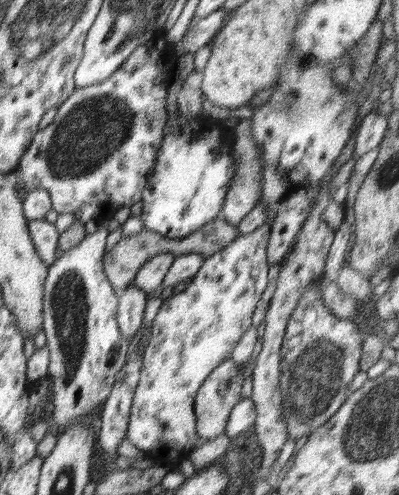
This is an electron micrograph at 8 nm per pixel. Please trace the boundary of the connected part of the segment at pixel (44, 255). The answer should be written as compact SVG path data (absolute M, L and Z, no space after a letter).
M29 219L27 227L36 253L50 266L56 260L60 231L45 219Z

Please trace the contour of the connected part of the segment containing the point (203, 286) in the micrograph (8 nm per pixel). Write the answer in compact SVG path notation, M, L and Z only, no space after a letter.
M264 223L264 225L258 227L251 234L246 234L245 236L239 235L236 240L232 241L230 245L226 246L226 248L216 252L212 256L204 259L202 263L202 267L198 271L198 274L194 279L190 281L190 283L186 286L186 288L176 294L172 295L169 298L166 298L162 301L161 307L153 321L152 327L152 335L150 336L149 343L146 346L146 350L143 354L141 371L140 371L140 380L138 382L138 386L135 389L134 400L131 404L131 413L129 418L129 425L127 426L126 436L128 440L138 450L145 452L147 455L150 454L152 450L159 450L164 448L164 446L168 446L168 448L182 448L182 450L186 450L186 456L189 454L194 448L196 448L196 442L199 438L196 432L196 413L194 410L195 398L198 394L198 389L202 387L202 383L206 381L209 374L220 364L222 364L225 360L231 358L232 350L236 346L240 337L248 328L251 326L251 318L254 310L256 310L256 304L260 300L262 296L262 292L266 286L268 286L268 268L269 264L267 261L267 245L270 237L270 225Z

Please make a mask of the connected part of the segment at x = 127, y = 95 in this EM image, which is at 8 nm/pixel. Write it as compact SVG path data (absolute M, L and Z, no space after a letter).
M154 40L141 44L136 48L136 50L134 50L134 52L132 52L129 58L125 60L123 65L120 66L114 74L111 74L102 82L91 84L86 88L75 88L68 99L63 104L60 104L60 106L57 106L58 114L54 120L52 120L44 130L39 130L34 138L32 138L32 144L26 148L26 152L24 152L20 157L20 160L18 160L18 166L16 166L15 171L12 172L14 175L9 175L14 184L16 183L15 179L18 179L18 185L22 185L22 187L27 190L27 193L40 187L47 190L47 192L50 193L52 209L54 209L59 215L64 213L73 214L76 216L77 220L80 220L80 222L84 224L86 224L86 222L91 218L96 219L99 222L109 222L119 208L122 208L122 206L131 207L133 204L136 204L136 202L141 200L142 191L144 190L145 185L148 184L148 178L150 178L152 168L154 168L155 158L158 156L158 150L162 148L162 140L168 129L166 95L170 84L172 84L172 80L174 80L174 69L176 68L178 56L173 47L173 43L167 42L165 46L166 47L161 50L156 49L156 43Z

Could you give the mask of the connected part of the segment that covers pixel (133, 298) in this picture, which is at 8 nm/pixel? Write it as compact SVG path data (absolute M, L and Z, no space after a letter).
M131 283L118 296L119 303L115 319L123 336L132 339L142 326L144 308L149 294Z

